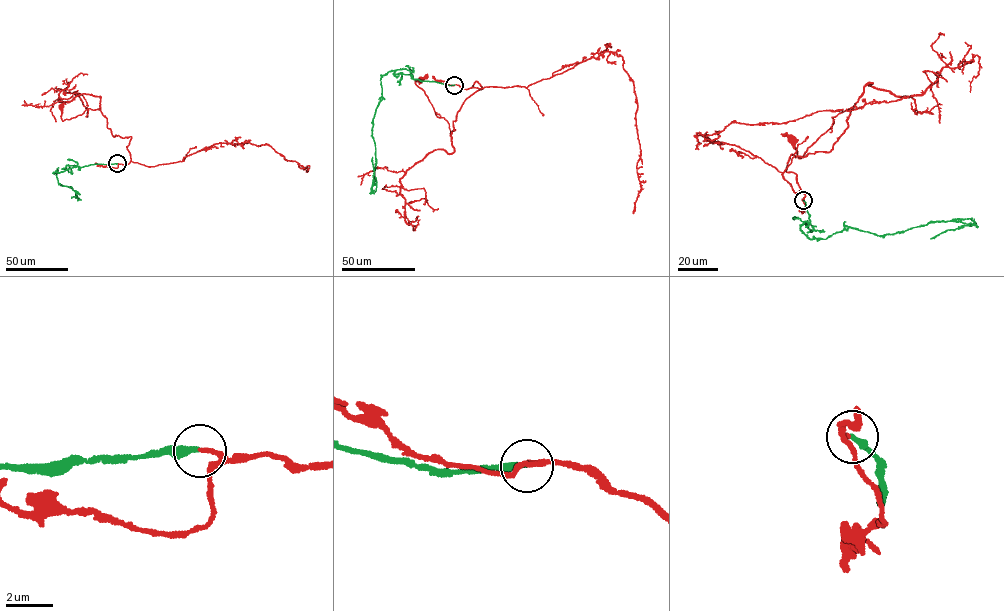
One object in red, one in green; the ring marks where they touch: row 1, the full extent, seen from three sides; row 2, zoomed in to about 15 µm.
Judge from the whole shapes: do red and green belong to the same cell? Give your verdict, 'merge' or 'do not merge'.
merge

